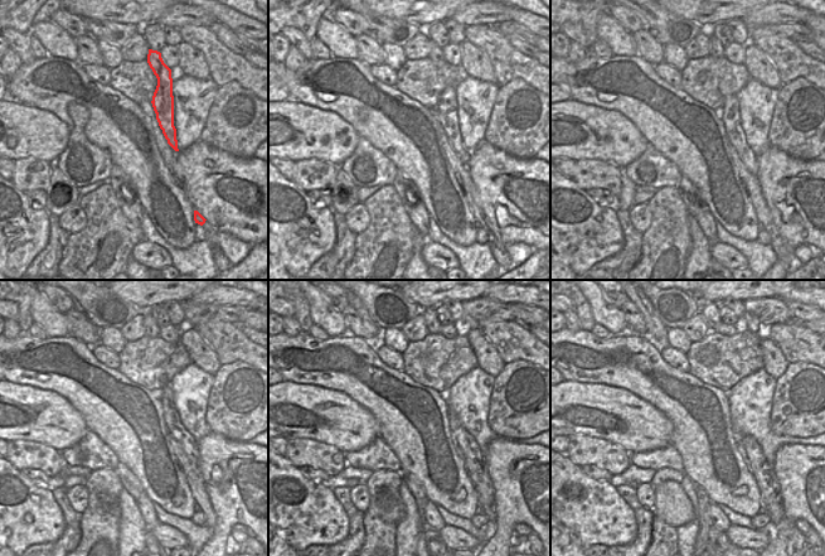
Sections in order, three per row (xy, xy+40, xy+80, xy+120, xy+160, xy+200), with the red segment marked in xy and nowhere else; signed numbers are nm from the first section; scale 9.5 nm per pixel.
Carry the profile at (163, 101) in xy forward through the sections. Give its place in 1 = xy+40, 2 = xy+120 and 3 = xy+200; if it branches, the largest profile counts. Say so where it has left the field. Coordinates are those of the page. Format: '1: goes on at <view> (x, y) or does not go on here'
1: goes on at xy+40 (447, 107)
2: goes on at xy+120 (174, 425)
3: goes on at xy+200 (756, 458)

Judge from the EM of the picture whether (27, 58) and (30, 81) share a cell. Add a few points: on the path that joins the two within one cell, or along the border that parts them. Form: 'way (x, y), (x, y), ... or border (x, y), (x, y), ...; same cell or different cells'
border (34, 58), (29, 63), (22, 64); different cells

